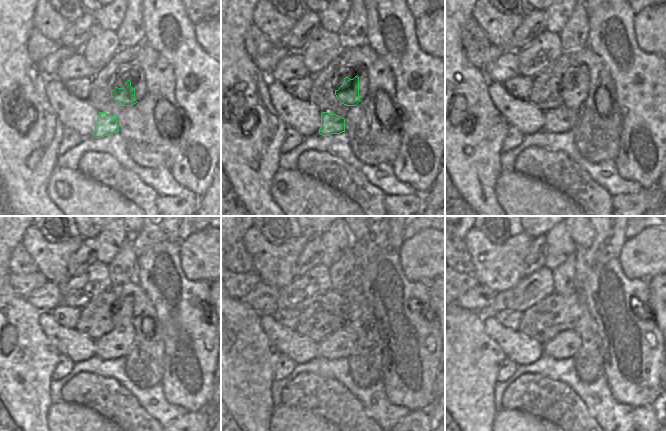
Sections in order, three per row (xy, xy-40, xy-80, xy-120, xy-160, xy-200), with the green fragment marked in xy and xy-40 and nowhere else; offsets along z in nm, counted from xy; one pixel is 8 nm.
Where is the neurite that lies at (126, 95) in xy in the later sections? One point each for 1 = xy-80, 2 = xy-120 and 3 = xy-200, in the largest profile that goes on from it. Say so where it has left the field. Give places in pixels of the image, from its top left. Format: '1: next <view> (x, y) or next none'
1: next xy-80 (563, 119)
2: next xy-120 (116, 344)
3: next xy-200 (566, 344)

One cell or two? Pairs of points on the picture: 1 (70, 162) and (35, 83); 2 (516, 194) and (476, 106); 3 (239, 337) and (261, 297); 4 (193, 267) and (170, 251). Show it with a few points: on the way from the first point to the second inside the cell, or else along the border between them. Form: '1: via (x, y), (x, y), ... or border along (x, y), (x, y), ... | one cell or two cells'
1: border along (60, 155), (56, 165) | two cells
2: border along (501, 172), (495, 185), (495, 195) | two cells
3: border along (242, 300), (260, 314) | two cells
4: border along (180, 242), (180, 266), (182, 271), (191, 279) | two cells

